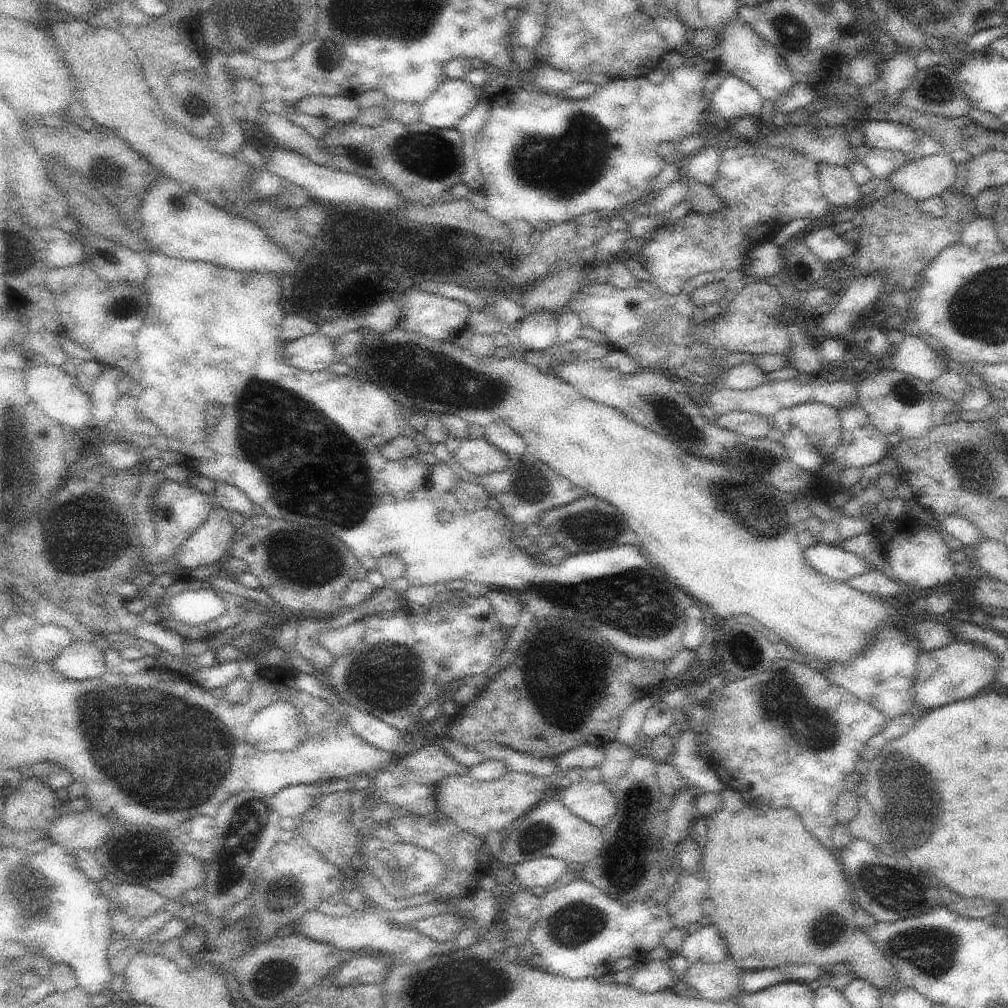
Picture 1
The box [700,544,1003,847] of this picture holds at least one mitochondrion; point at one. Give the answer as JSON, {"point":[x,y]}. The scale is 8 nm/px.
{"point":[782,701]}

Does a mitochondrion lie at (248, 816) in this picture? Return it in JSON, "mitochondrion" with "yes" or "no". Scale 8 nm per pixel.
{"mitochondrion":"yes"}

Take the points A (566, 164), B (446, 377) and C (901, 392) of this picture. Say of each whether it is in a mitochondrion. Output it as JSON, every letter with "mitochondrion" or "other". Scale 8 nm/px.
{"A":"mitochondrion","B":"mitochondrion","C":"mitochondrion"}

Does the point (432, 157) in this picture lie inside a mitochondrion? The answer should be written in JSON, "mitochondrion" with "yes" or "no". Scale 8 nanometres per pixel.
{"mitochondrion":"yes"}

